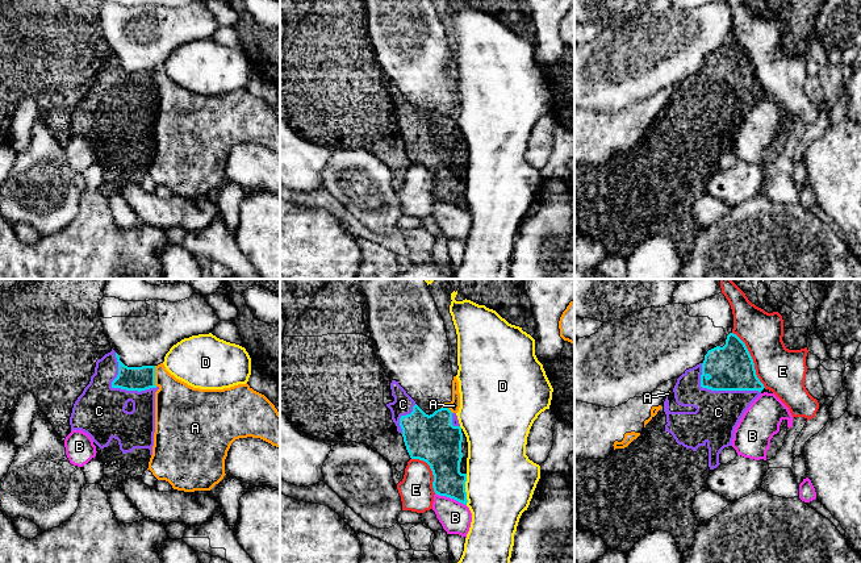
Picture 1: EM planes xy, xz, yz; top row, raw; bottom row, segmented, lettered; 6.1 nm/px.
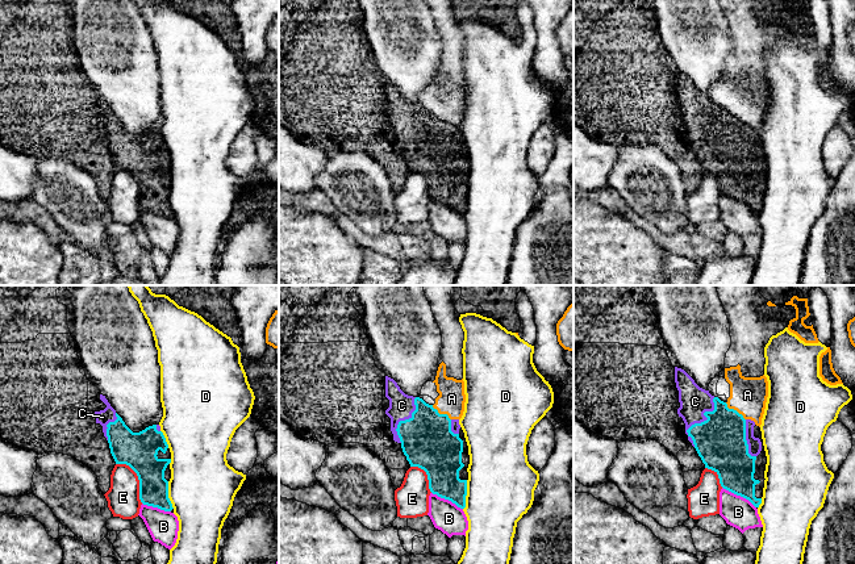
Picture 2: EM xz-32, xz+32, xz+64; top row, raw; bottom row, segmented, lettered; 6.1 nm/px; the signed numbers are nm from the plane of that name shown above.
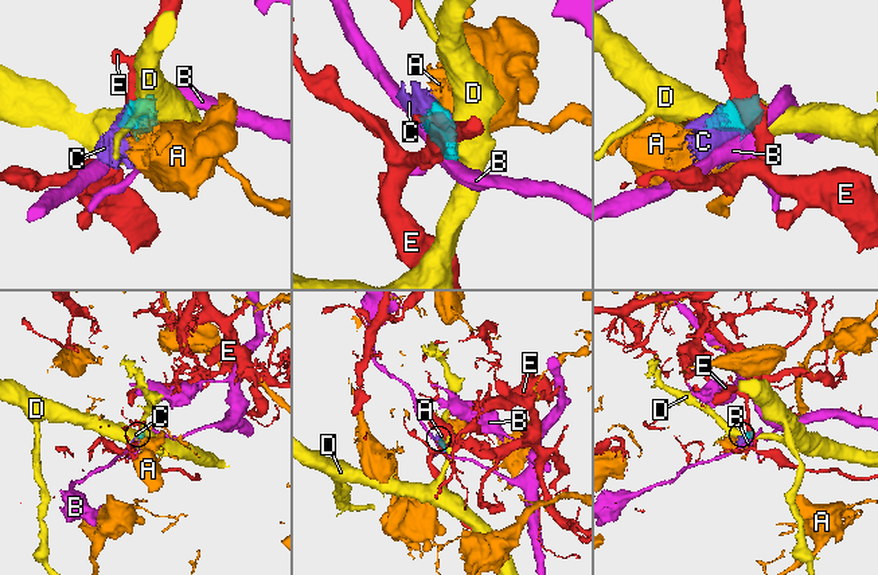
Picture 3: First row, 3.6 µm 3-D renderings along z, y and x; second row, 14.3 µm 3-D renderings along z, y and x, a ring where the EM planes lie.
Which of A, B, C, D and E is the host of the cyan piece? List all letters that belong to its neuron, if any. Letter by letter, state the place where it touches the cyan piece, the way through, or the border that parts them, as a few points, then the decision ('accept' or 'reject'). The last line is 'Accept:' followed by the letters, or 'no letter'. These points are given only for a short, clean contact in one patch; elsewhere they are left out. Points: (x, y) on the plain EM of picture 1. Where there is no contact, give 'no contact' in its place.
A: meets cyan in xy at (154, 82); border along xy (154, 71), (154, 88), (157, 91); reject
B: meets cyan in xz at (451, 203); reject
C: meets cyan in yz at (719, 95); accept
D: meets cyan in xz at (464, 195); border along xz (467, 179), (465, 209); reject
E: meets cyan in yz at (752, 65); reject
Accept: C

